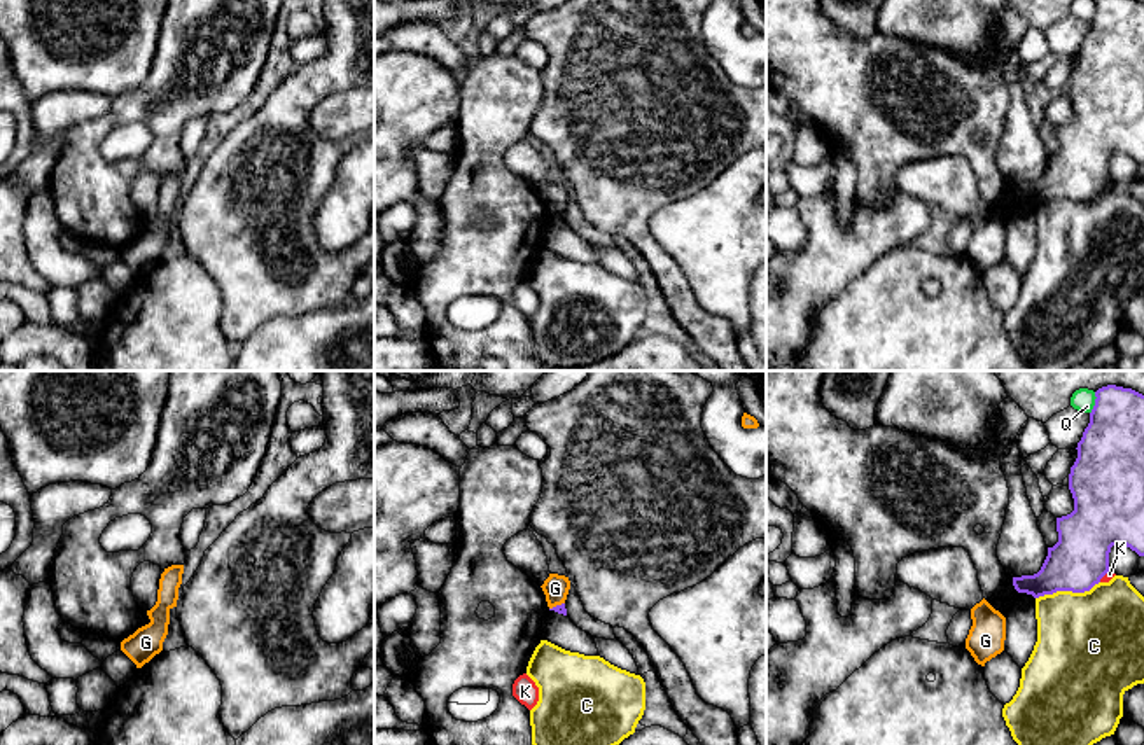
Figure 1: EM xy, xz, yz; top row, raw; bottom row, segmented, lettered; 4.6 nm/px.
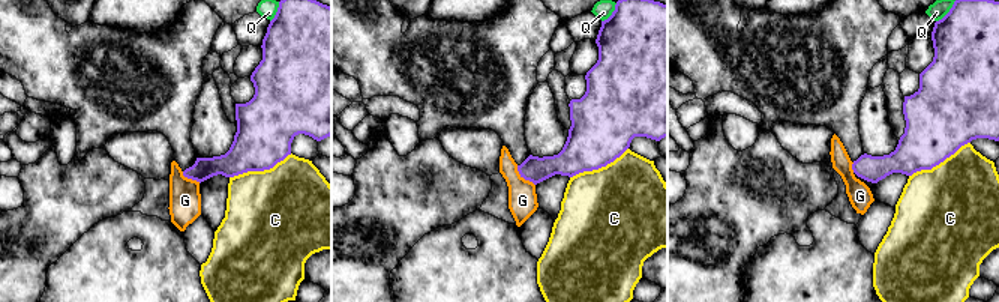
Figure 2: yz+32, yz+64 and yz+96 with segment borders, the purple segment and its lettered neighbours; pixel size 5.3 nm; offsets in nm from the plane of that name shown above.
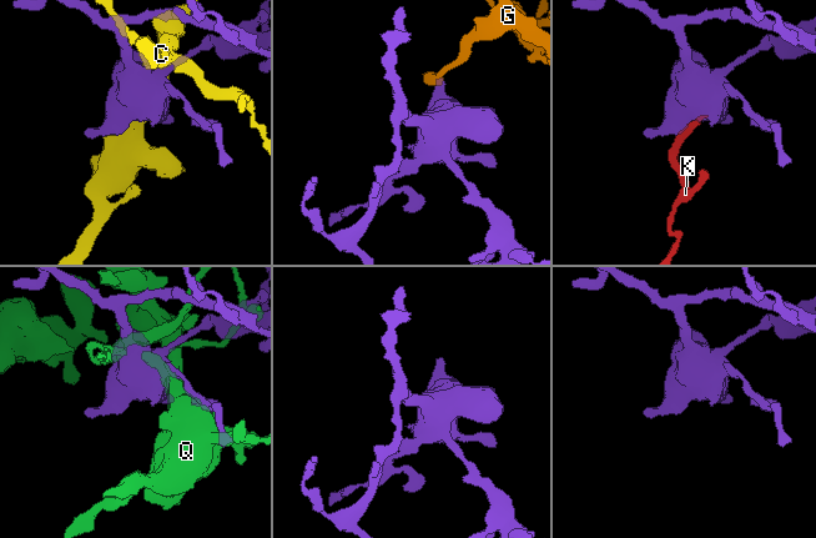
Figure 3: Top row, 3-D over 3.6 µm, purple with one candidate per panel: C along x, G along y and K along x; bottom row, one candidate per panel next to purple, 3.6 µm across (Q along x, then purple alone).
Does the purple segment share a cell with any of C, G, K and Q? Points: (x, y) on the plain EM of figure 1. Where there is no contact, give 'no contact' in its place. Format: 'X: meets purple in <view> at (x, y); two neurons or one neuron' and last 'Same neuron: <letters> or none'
C: meets purple in yz at (1067, 198); two neurons
G: meets purple in xz at (557, 214); two neurons
K: meets purple in yz at (1106, 181); two neurons
Q: meets purple in yz at (1095, 11); two neurons
Same neuron: none

